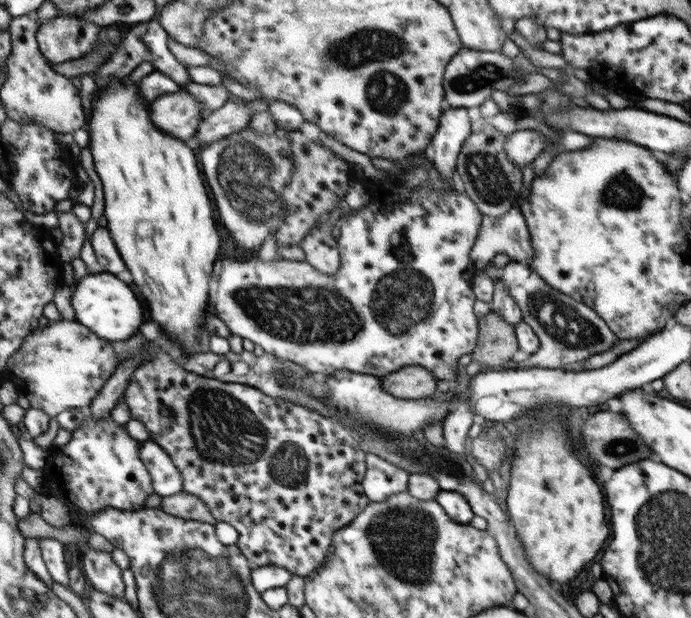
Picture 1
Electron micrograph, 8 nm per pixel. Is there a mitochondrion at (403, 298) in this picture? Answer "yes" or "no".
yes

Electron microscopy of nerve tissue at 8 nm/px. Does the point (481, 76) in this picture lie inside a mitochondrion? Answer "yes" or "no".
yes

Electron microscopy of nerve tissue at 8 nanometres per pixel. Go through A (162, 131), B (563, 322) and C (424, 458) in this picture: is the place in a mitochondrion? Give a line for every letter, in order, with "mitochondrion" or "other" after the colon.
A: other
B: mitochondrion
C: mitochondrion

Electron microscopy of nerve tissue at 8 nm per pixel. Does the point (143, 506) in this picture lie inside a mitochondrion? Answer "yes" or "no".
no

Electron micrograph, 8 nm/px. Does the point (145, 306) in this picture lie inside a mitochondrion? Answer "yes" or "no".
no

